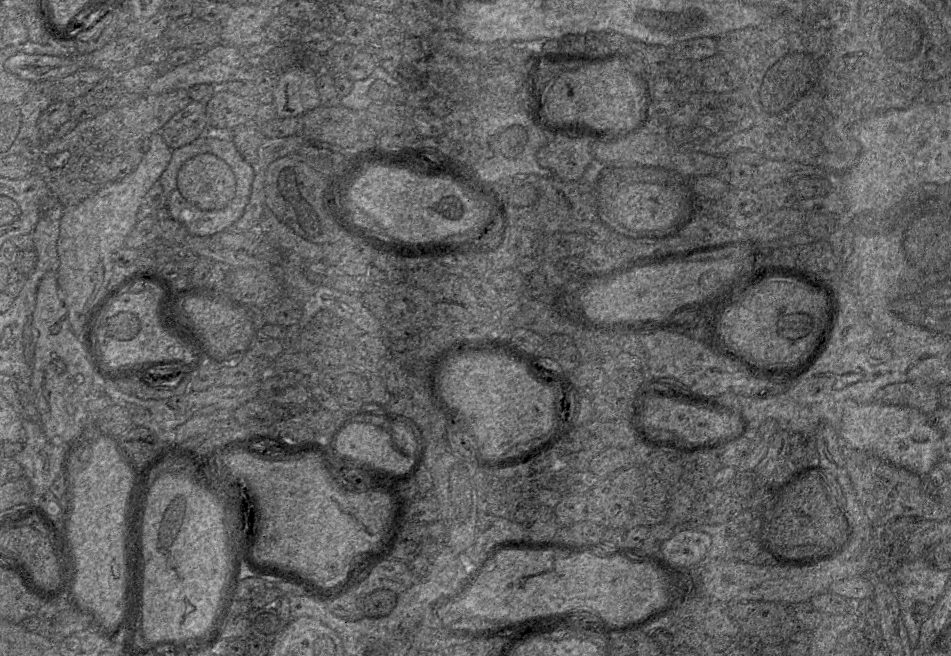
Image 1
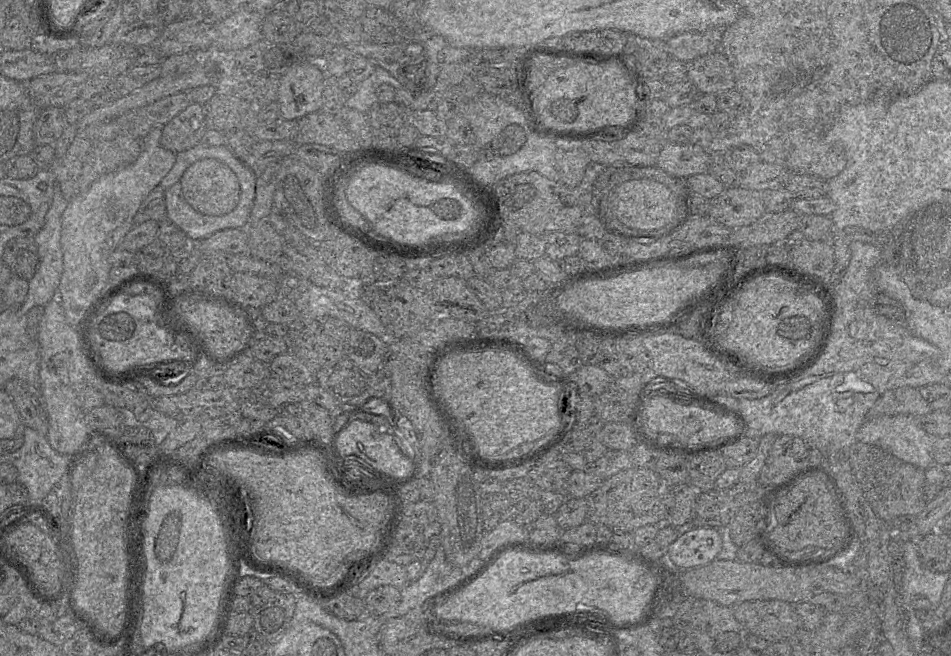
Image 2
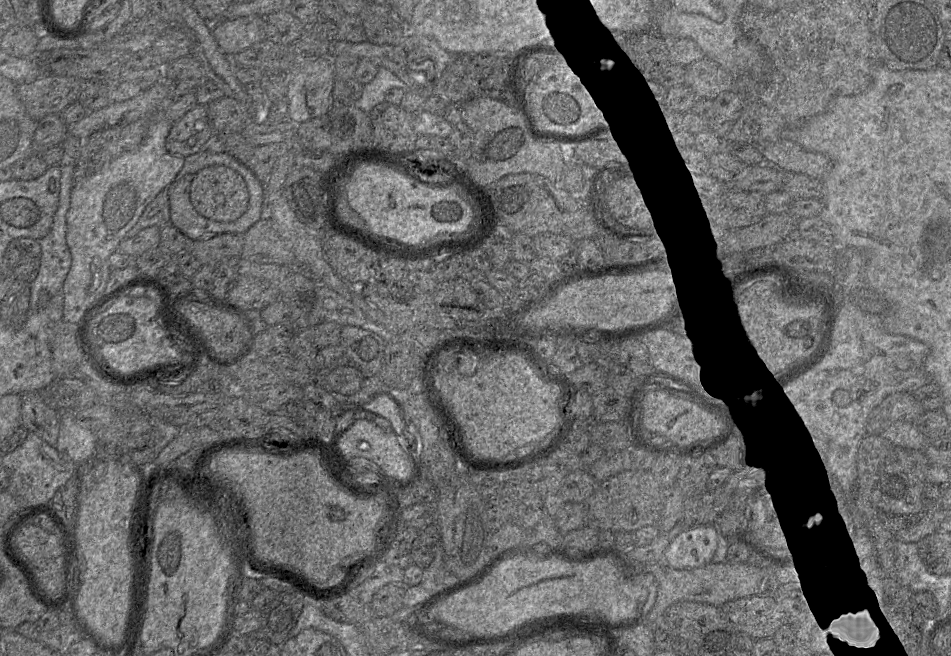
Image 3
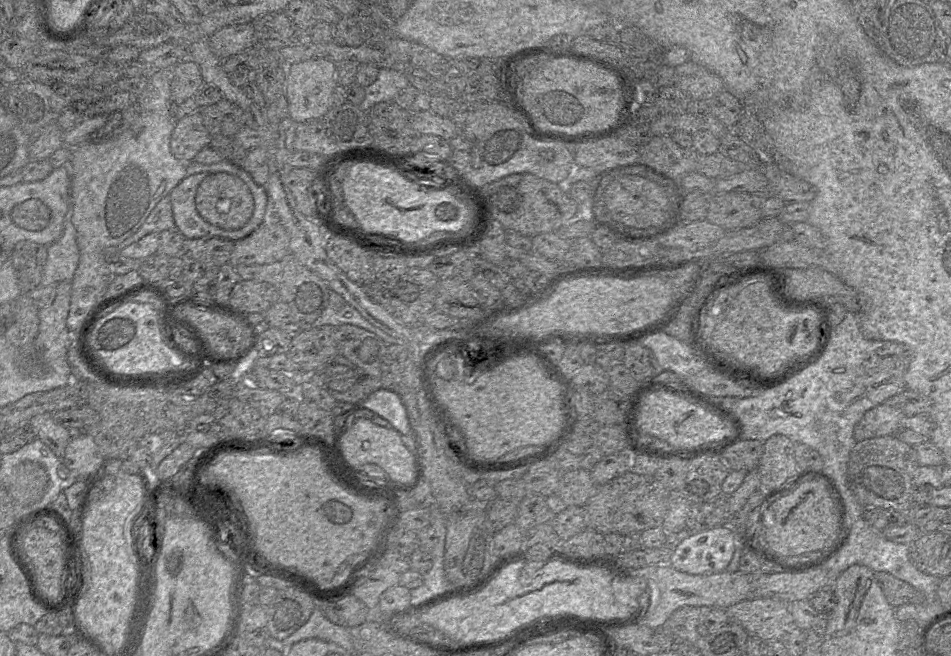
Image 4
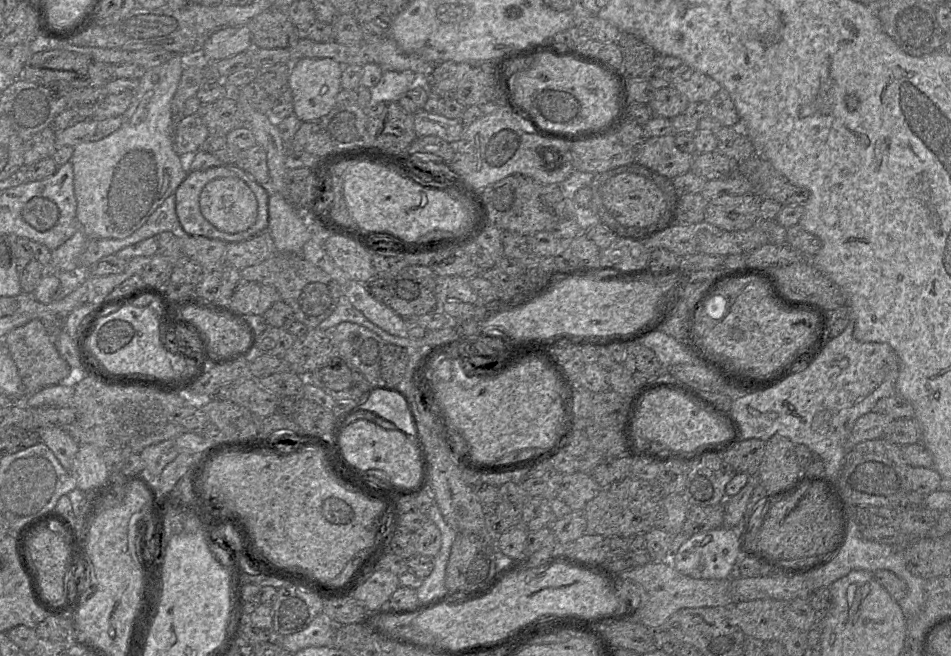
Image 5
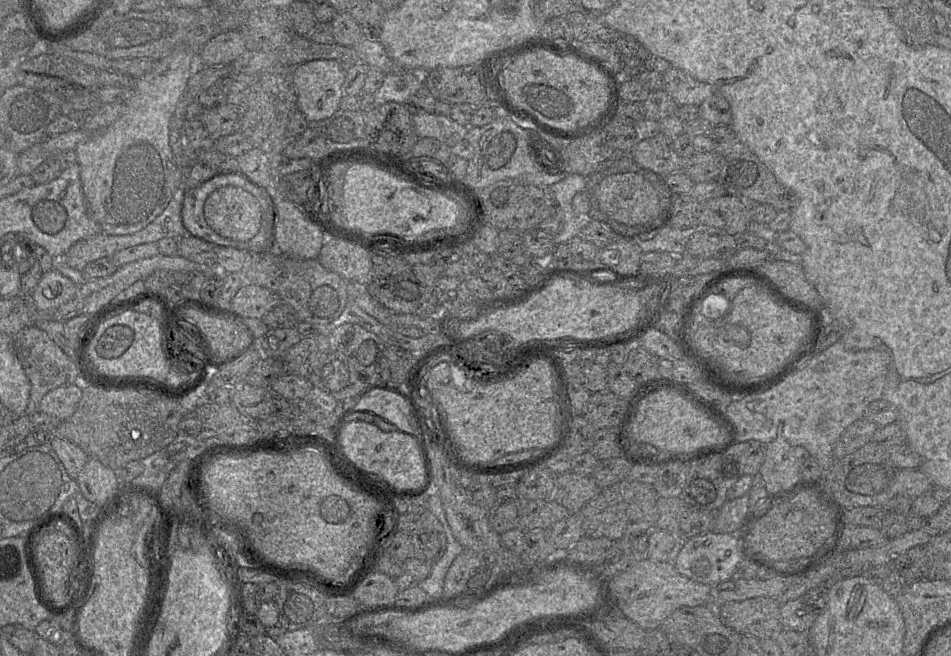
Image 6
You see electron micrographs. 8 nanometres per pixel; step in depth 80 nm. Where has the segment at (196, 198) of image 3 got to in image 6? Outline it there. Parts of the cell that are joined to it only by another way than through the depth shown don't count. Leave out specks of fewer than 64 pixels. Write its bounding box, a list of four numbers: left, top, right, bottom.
[204,186,261,242]

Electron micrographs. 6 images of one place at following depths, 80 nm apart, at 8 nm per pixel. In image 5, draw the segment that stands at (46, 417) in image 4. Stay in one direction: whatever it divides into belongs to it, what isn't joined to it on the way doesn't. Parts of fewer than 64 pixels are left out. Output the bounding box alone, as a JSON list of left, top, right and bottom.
[38,426,79,471]

